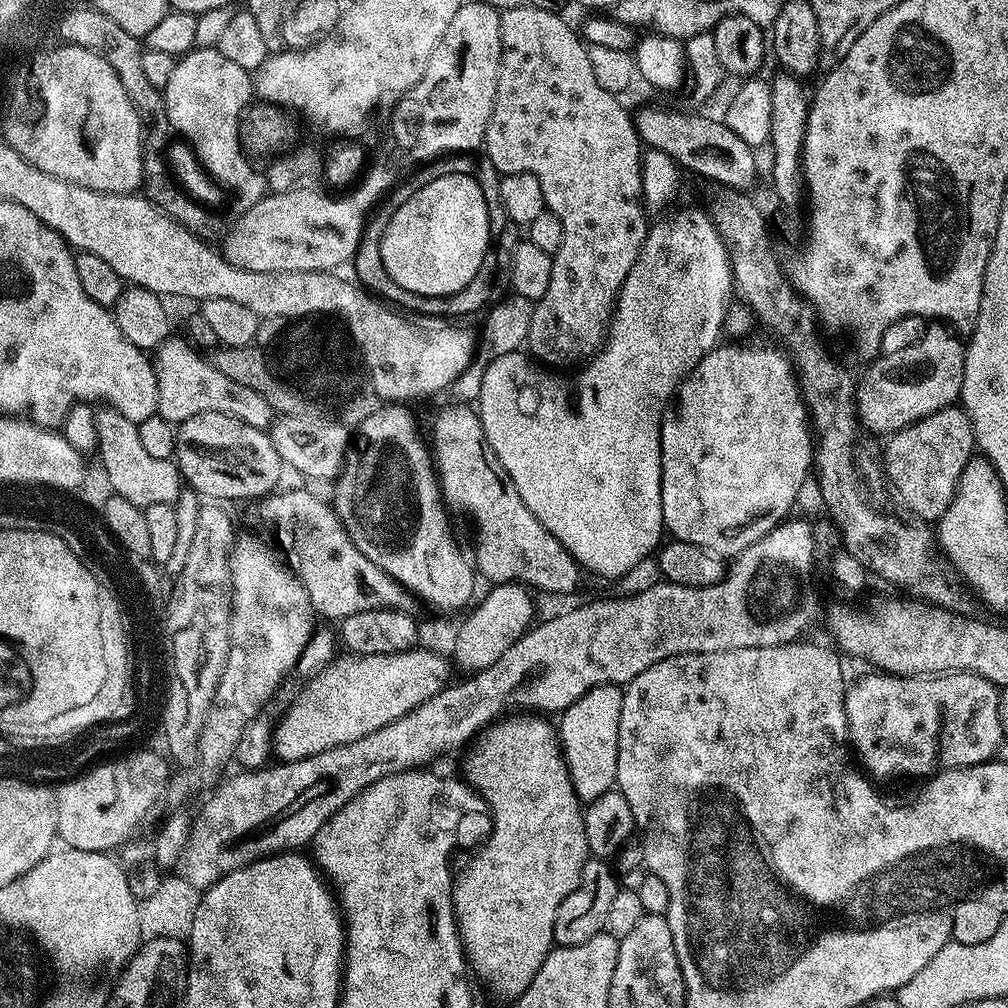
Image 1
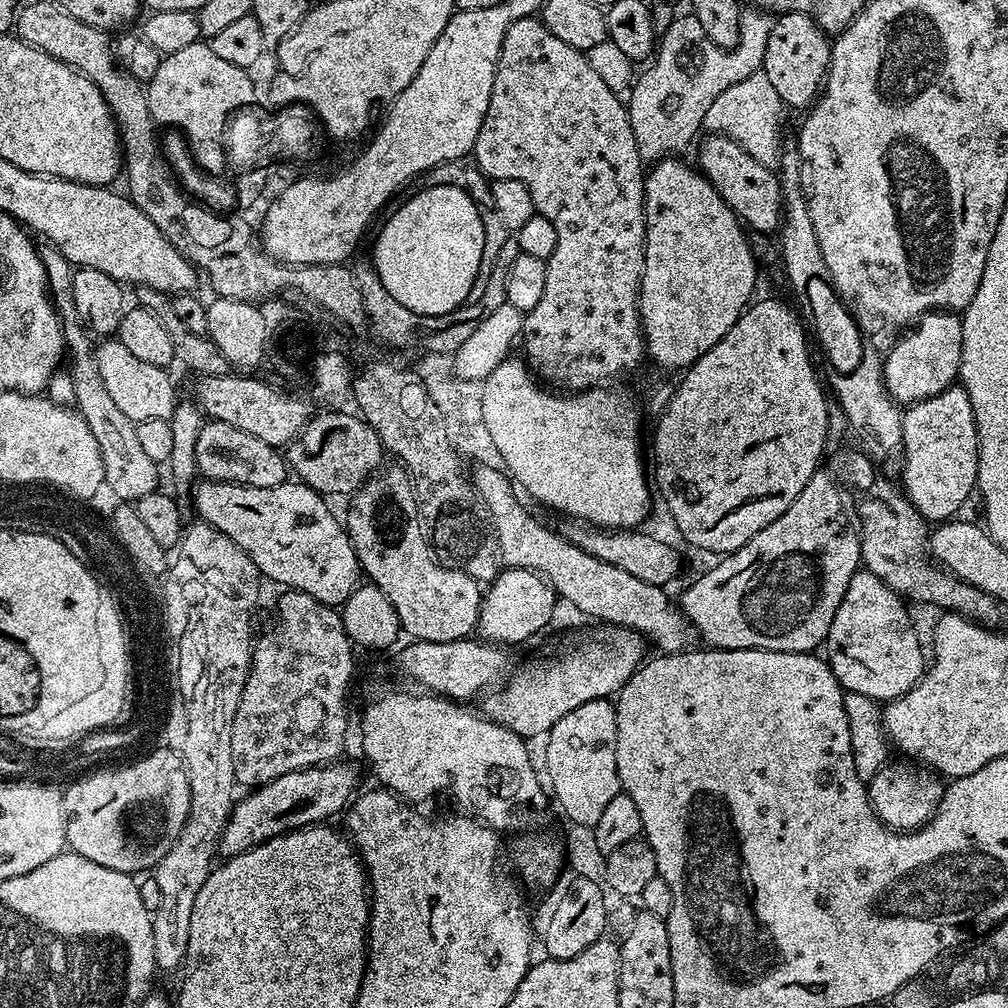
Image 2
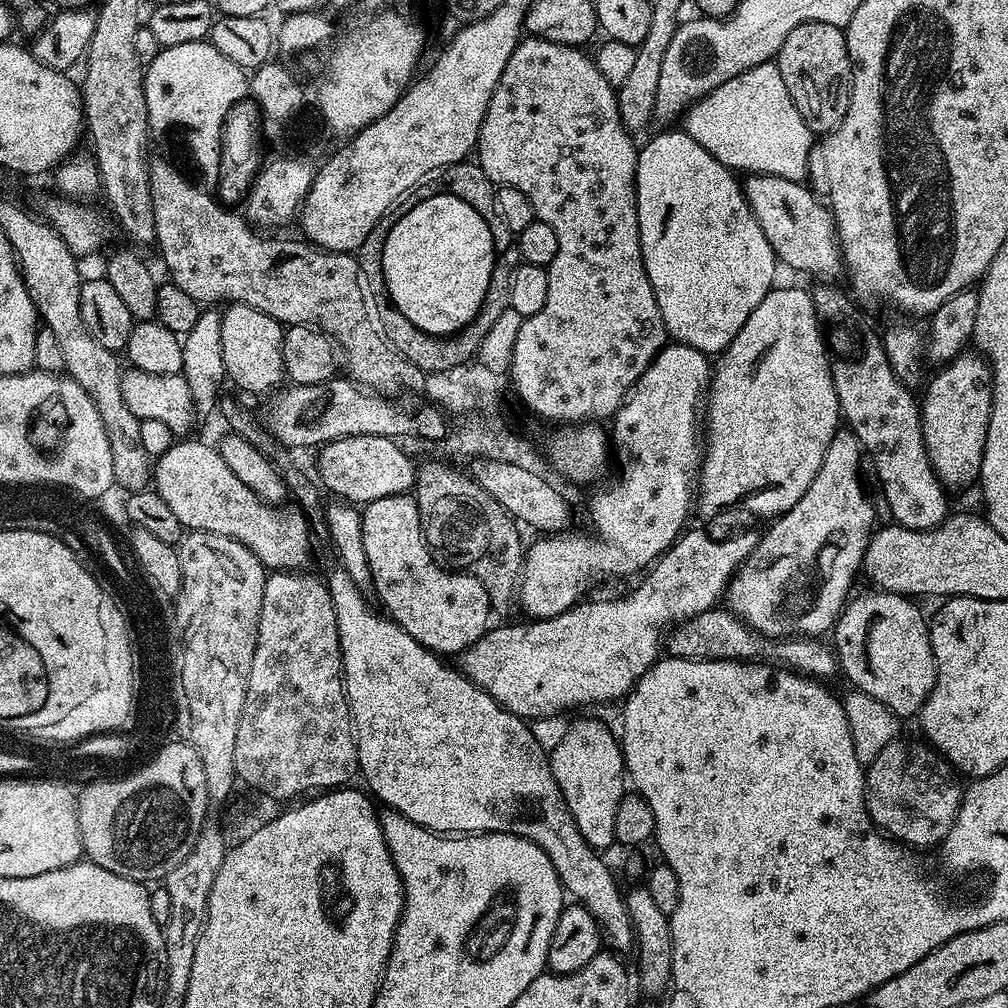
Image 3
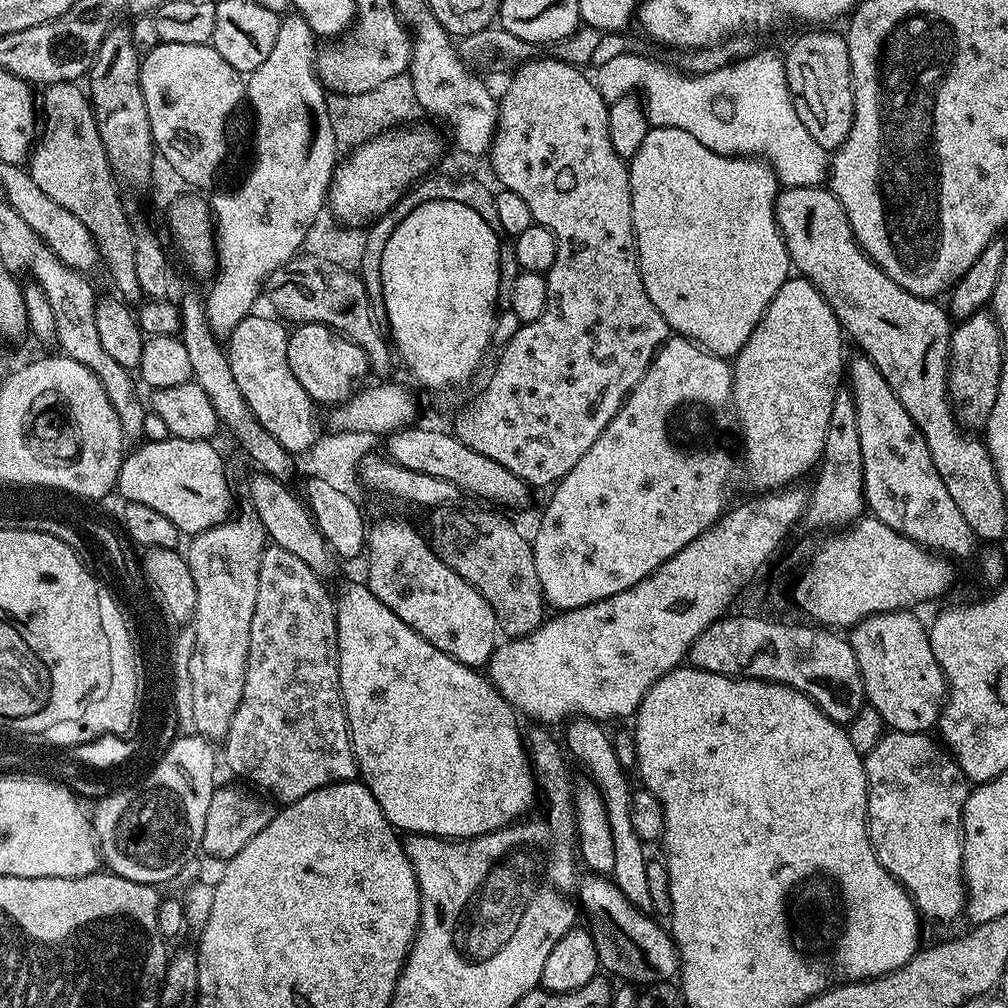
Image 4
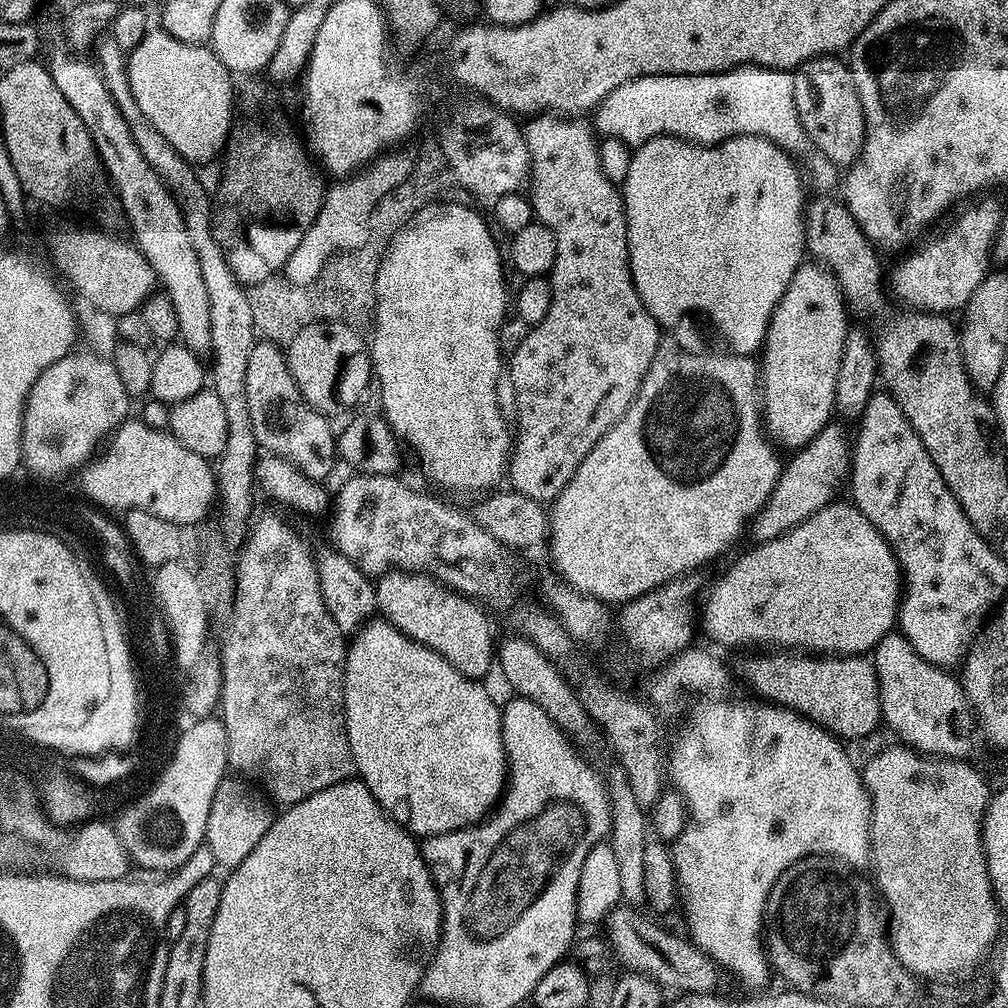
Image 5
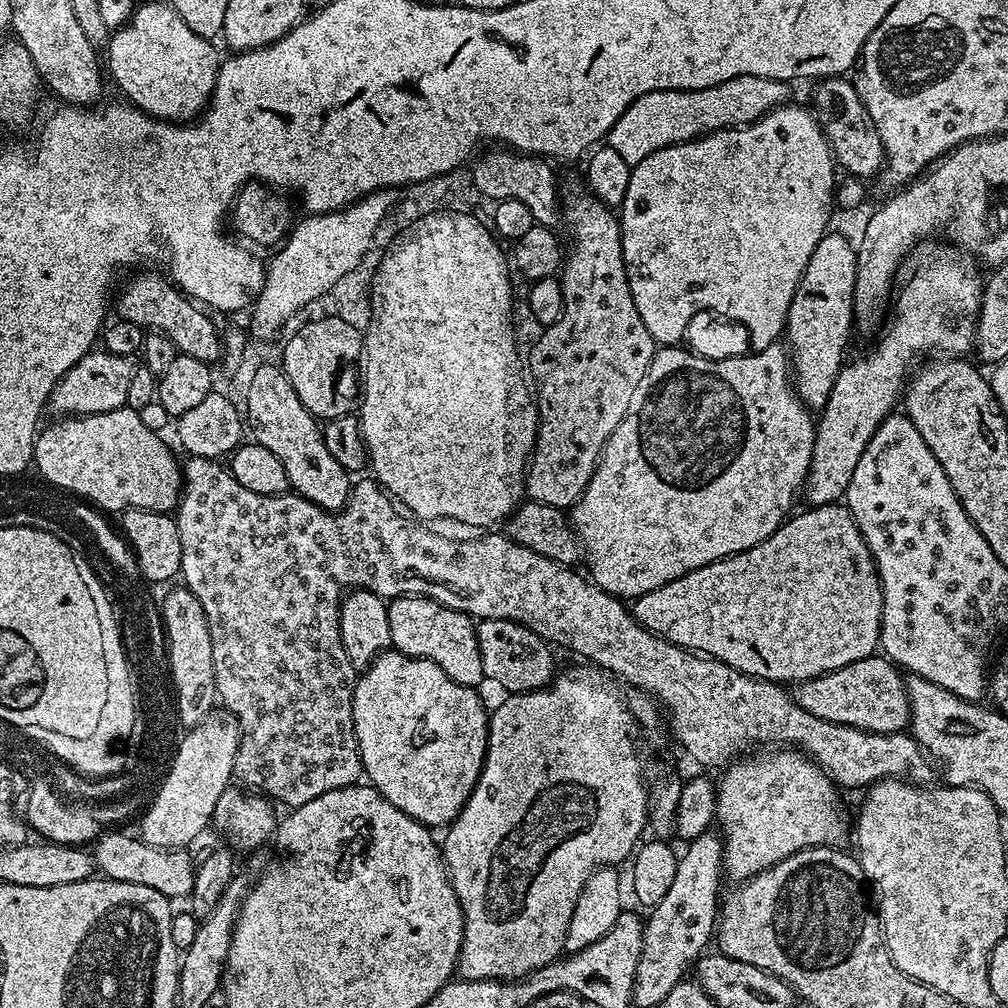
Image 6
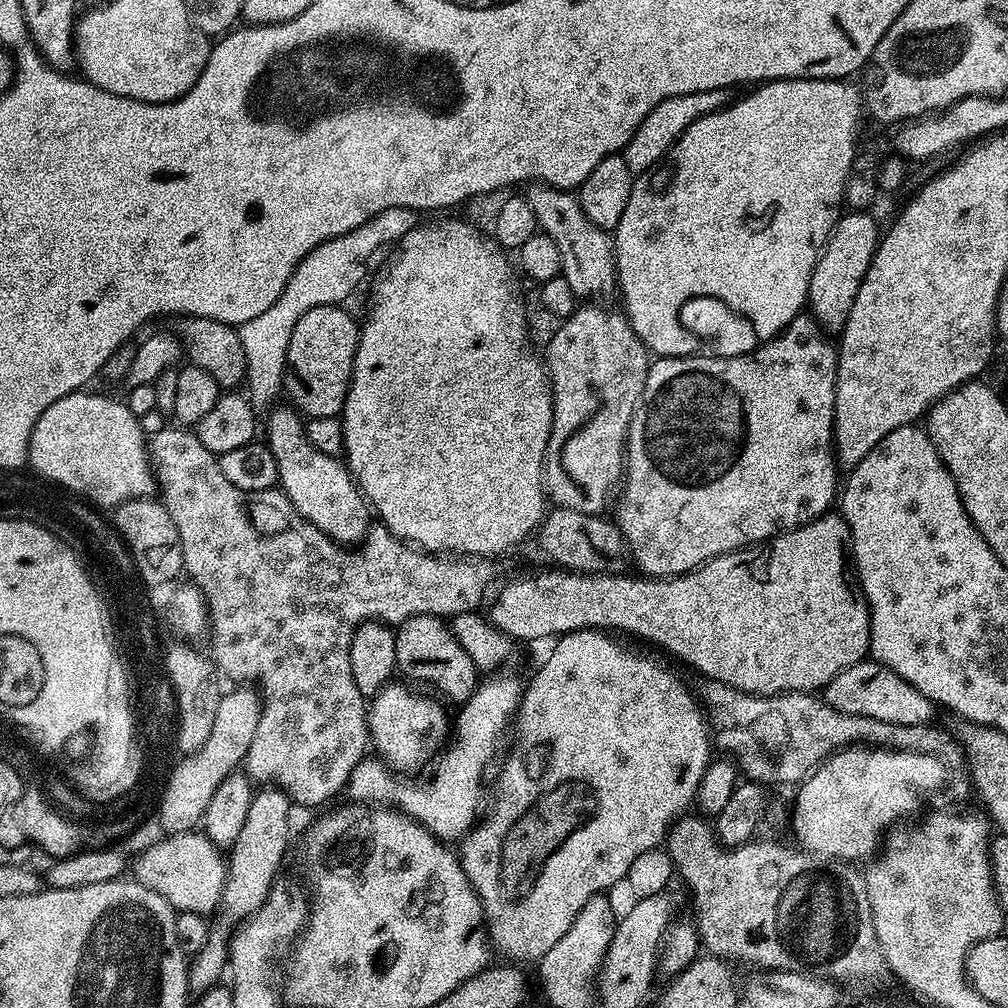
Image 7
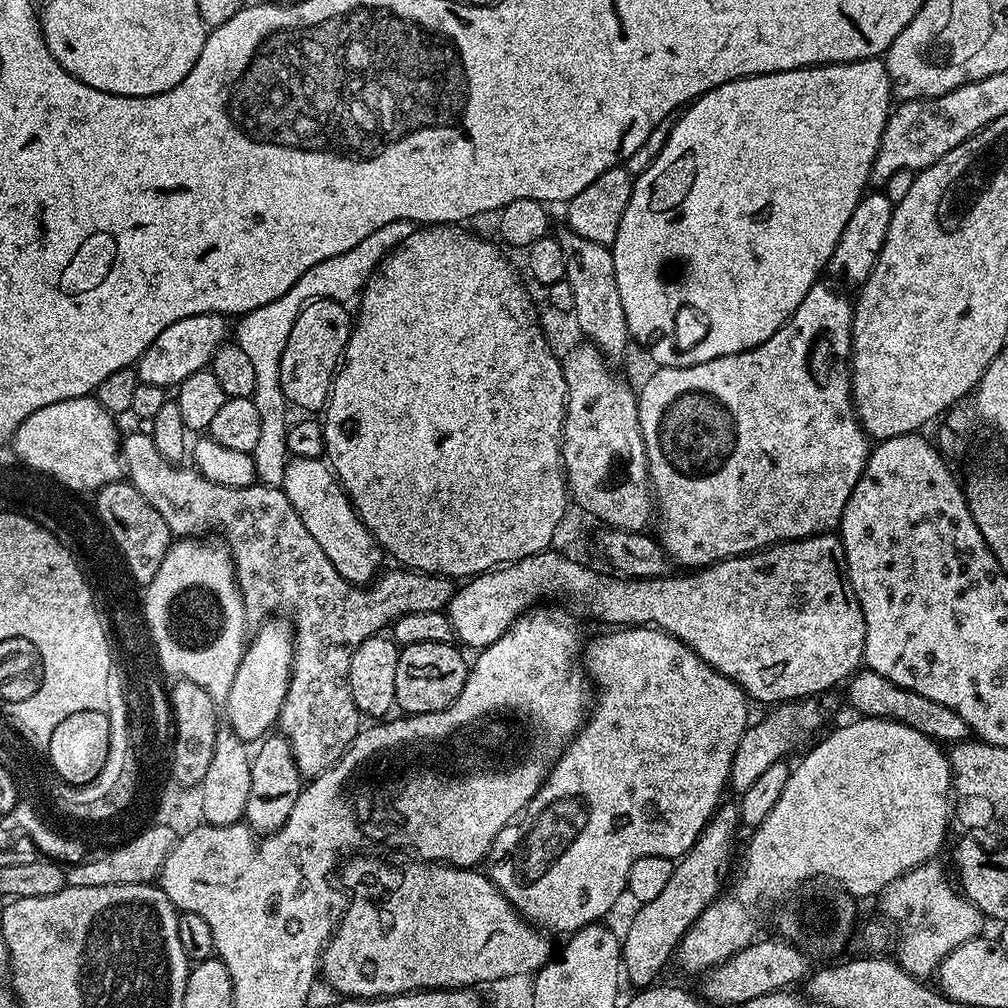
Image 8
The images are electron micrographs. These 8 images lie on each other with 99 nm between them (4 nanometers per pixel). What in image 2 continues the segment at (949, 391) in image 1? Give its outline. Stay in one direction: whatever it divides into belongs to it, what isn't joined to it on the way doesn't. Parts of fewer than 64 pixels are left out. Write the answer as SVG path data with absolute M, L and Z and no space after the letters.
M955 311L925 312L911 331L901 335L887 349L888 357L883 357L882 360L884 384L897 404L911 406L953 387L954 381L960 375L963 325L963 319Z

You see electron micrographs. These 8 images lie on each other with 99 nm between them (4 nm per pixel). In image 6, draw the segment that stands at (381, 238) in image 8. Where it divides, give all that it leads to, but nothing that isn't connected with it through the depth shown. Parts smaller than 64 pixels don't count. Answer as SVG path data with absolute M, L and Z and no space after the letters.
M382 188L376 192L370 193L368 196L364 196L362 199L351 204L348 208L342 208L336 212L326 212L326 213L317 213L310 214L306 217L303 217L304 220L300 219L295 223L295 226L291 229L291 232L287 235L287 242L282 249L272 260L269 261L267 268L265 269L265 278L263 290L260 291L259 295L255 297L251 312L252 318L250 320L250 330L258 338L268 338L274 335L296 312L301 312L308 307L314 299L321 297L322 295L328 293L332 286L336 284L339 278L346 275L346 273L351 272L353 268L359 265L364 255L367 253L369 247L372 244L372 241L376 235L377 228L385 221L389 219L391 212L395 209L396 203L399 201L400 194L397 189L393 188Z

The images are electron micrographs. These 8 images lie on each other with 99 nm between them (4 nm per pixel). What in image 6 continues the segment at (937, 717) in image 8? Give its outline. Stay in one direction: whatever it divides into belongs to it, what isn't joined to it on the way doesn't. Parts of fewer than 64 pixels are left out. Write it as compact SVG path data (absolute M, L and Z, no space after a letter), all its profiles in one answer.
M880 654L850 662L850 666L842 666L818 678L801 680L791 689L791 694L798 706L810 710L814 718L826 718L826 722L838 722L867 732L903 732L912 719L905 677L901 669Z

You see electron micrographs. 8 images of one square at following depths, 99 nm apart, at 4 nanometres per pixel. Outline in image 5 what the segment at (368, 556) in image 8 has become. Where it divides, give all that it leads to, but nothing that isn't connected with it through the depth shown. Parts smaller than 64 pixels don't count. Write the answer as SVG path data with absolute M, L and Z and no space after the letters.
M256 342L253 345L250 350L250 362L246 362L246 402L250 406L250 422L254 430L254 438L265 453L286 458L294 466L298 466L298 470L302 470L306 478L321 482L327 481L326 478L331 474L332 467L338 464L337 433L334 428L332 432L332 424L328 421L331 419L317 408L311 408L302 398L290 374L288 358L281 345L269 342Z

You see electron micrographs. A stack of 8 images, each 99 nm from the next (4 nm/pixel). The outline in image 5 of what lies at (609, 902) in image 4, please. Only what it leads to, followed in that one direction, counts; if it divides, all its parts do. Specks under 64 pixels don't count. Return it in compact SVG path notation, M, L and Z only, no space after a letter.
M618 906L606 918L608 924L607 943L613 957L617 956L629 972L638 972L655 980L661 989L677 988L677 993L715 993L720 984L721 967L715 963L692 940L680 937L678 933L655 924L632 906Z

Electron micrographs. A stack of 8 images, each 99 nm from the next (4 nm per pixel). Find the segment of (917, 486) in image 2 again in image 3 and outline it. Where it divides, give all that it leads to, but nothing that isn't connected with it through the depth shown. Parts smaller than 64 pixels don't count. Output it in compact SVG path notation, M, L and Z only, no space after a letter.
M965 350L957 354L953 360L947 361L944 368L932 381L927 381L928 389L924 392L924 400L920 404L920 425L924 435L926 454L936 471L936 477L945 489L967 489L975 485L980 478L980 467L986 446L986 434L990 426L990 410L992 409L992 368L988 361L975 350Z

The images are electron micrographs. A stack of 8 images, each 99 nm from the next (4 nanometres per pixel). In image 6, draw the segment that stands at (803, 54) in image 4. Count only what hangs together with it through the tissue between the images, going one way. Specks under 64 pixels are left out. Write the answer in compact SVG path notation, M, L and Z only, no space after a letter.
M830 76L821 79L816 86L811 107L837 165L847 175L858 176L865 182L871 181L871 176L879 177L884 166L882 138L878 138L878 126L874 126L874 118L870 118L866 106L860 101L855 83L844 76Z

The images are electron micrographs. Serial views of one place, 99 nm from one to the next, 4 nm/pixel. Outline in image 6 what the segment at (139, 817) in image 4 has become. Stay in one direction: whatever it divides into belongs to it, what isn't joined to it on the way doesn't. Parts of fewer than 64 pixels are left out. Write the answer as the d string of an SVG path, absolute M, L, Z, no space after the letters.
M223 706L213 708L212 714L207 716L202 723L195 724L193 728L187 729L179 737L175 753L170 760L172 773L165 778L164 788L157 790L156 804L150 805L149 803L143 813L143 816L145 816L144 821L140 824L139 835L147 844L150 846L158 845L159 848L177 846L184 850L189 847L187 844L193 843L192 845L195 845L198 838L205 835L204 820L208 822L213 819L213 804L218 802L221 789L229 787L230 774L234 773L237 743L238 729L234 714L228 713L228 709Z

